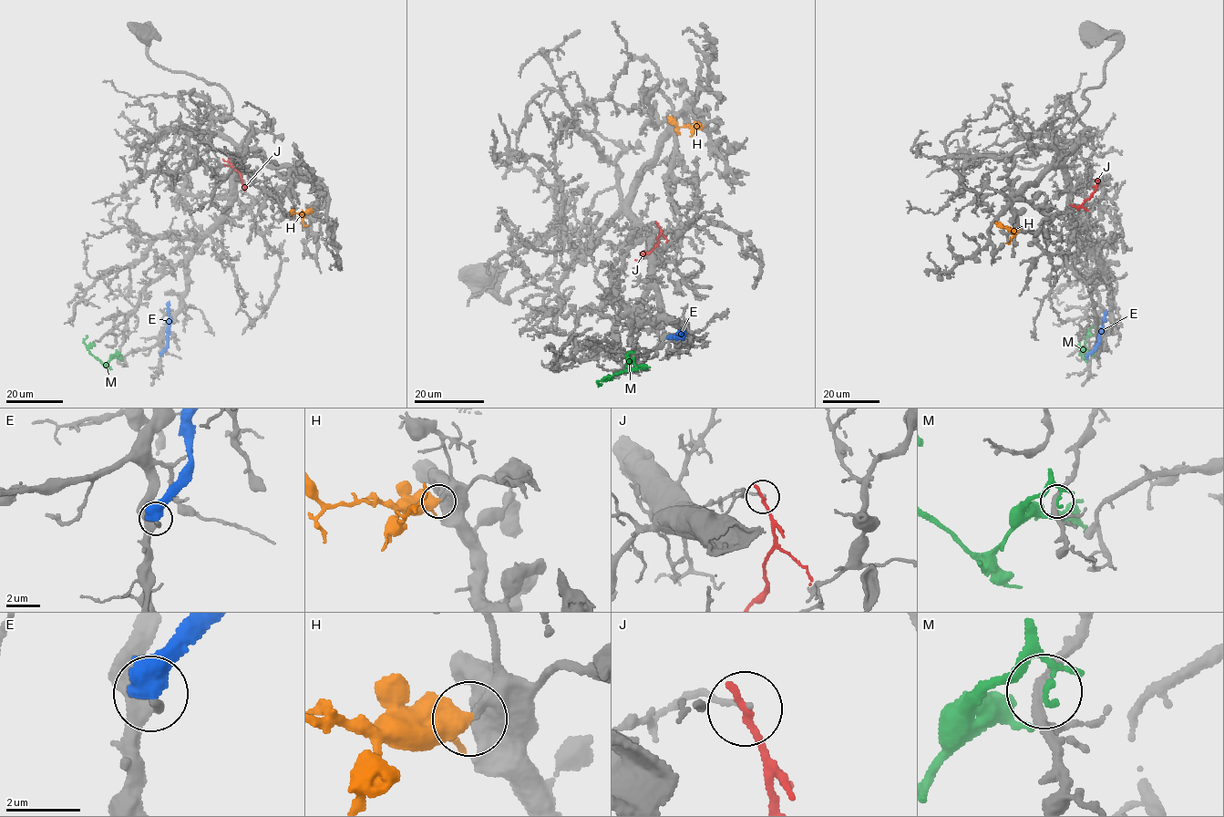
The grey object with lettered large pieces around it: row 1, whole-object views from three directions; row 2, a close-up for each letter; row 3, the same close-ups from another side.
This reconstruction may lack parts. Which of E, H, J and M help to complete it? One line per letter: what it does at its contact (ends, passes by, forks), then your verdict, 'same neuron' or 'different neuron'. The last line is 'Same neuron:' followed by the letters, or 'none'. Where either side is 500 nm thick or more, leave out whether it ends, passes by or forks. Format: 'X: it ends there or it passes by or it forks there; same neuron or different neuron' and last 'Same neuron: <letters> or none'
E: different neuron
H: it passes by; same neuron
J: it ends there; different neuron
M: it passes by; different neuron
Same neuron: H

